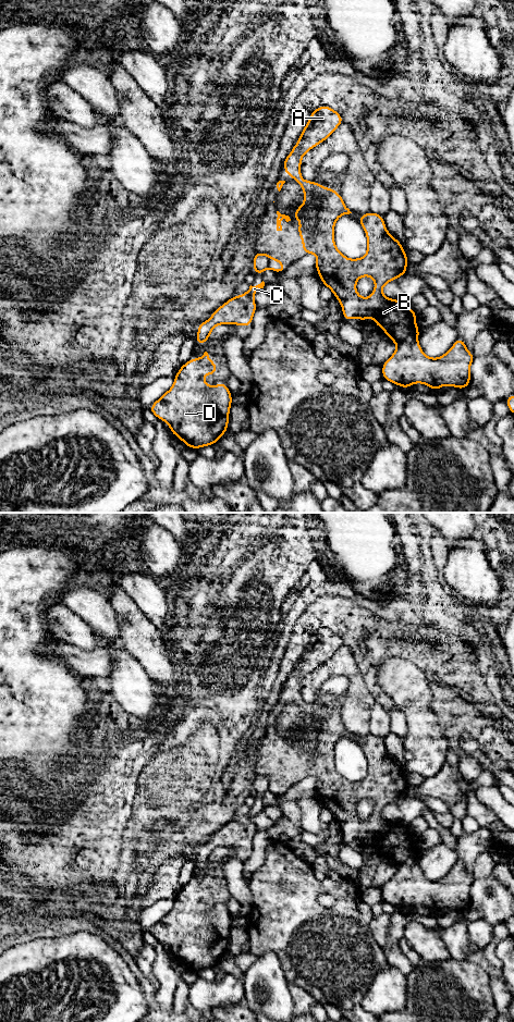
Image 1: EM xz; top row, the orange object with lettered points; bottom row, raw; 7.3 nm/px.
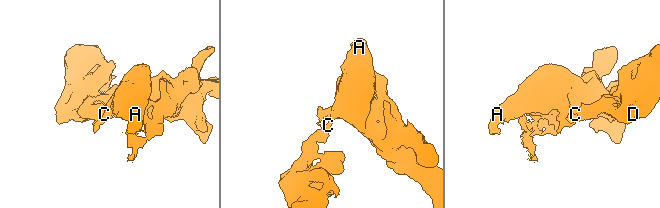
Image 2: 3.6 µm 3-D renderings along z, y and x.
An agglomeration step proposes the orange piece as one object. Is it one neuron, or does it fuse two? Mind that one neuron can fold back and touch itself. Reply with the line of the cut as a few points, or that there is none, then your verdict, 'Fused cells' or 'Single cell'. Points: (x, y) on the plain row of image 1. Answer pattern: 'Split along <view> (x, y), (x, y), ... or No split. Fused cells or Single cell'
Split along xz (269, 779), (267, 789). Fused cells

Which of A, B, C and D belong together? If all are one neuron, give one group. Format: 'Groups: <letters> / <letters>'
Groups: A B / C D

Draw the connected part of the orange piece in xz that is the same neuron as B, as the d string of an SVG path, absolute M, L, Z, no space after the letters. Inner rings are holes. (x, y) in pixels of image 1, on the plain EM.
M327 628L316 630L311 635L297 666L283 684L285 697L295 702L304 713L304 726L295 732L293 738L294 741L301 743L298 758L303 763L304 777L317 777L315 791L319 796L322 806L329 810L340 824L344 842L358 840L363 845L371 839L376 849L382 850L386 858L396 866L393 877L382 887L384 902L405 912L414 906L423 906L435 913L444 908L464 912L470 907L470 887L475 881L474 876L467 873L465 864L458 860L441 879L426 878L418 865L419 850L415 844L417 836L405 825L388 821L382 816L382 810L387 805L406 797L408 785L402 765L388 754L383 738L369 734L357 739L367 758L367 776L357 781L346 780L339 774L334 765L334 747L341 738L352 735L345 728L340 715L301 700L303 678L315 668L323 665L342 645L343 640L334 631ZM362 799L371 799L375 804L375 812L368 821L363 821L356 813L356 804Z

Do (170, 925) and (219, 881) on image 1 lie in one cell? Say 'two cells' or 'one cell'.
one cell

